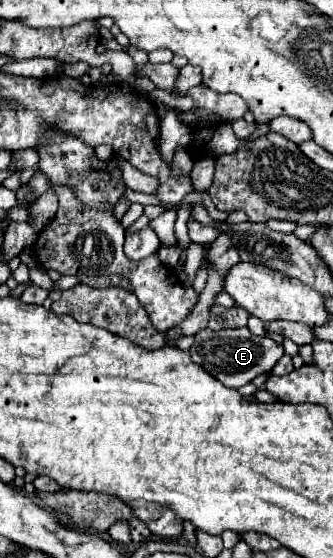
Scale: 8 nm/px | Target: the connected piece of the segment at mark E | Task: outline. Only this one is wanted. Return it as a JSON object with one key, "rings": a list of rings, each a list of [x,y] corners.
{"rings":[[[234,328],[234,330],[200,330],[194,336],[194,344],[190,346],[192,362],[202,366],[208,374],[220,380],[228,388],[240,388],[252,382],[258,374],[270,372],[274,364],[284,356],[284,348],[276,344],[268,336],[254,336],[248,328]]]}

